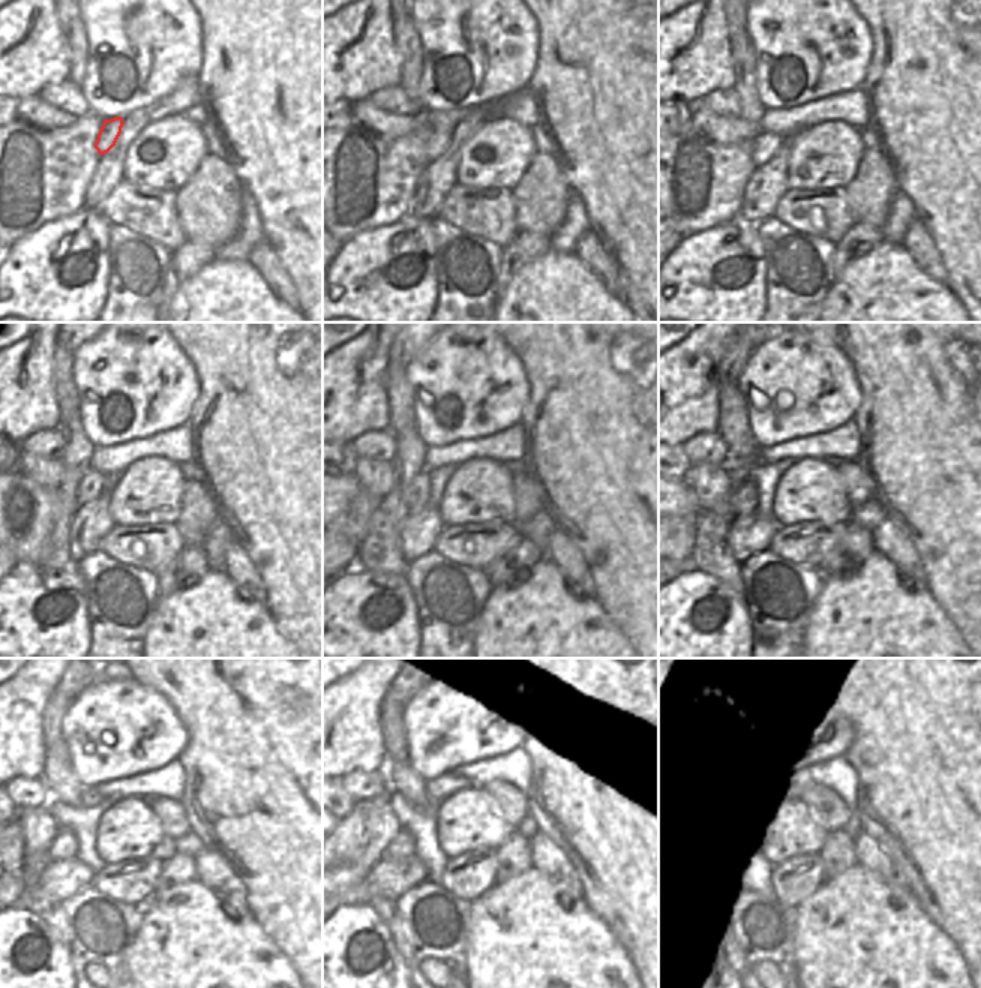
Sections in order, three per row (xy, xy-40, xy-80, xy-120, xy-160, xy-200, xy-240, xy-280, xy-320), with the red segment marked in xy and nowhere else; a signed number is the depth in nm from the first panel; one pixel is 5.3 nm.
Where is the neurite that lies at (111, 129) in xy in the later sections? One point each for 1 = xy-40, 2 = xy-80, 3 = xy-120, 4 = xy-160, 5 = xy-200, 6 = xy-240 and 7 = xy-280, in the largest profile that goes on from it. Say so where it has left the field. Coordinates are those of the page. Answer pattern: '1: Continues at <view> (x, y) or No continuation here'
1: Continues at xy-40 (440, 138)
2: Continues at xy-80 (767, 144)
3: Continues at xy-120 (92, 483)
4: Continues at xy-160 (417, 494)
5: Continues at xy-200 (744, 496)
6: Continues at xy-240 (63, 847)
7: Continues at xy-280 (402, 847)

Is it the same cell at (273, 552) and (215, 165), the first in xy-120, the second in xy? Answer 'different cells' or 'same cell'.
different cells

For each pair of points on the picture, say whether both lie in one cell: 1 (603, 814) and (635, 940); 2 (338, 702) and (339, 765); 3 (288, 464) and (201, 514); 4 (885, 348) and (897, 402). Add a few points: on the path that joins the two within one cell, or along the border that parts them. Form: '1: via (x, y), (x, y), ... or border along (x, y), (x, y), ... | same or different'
1: via (635, 846), (635, 909) | same
2: via (338, 717), (338, 750) | same
3: border along (203, 473), (203, 485), (216, 505), (218, 517) | different
4: via (897, 362), (897, 389) | same

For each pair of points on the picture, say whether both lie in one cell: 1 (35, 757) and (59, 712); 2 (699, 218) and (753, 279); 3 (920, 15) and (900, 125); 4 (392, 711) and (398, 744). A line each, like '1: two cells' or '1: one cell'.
1: two cells
2: two cells
3: one cell
4: one cell

